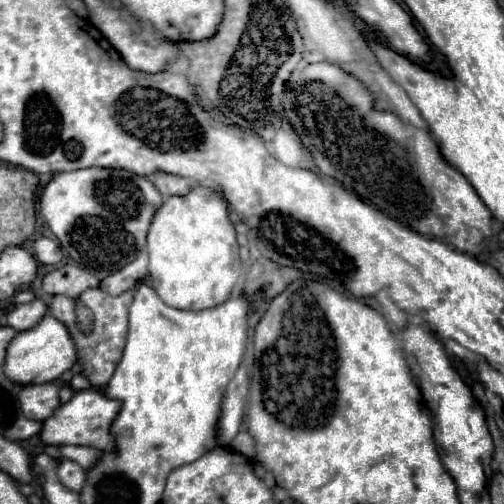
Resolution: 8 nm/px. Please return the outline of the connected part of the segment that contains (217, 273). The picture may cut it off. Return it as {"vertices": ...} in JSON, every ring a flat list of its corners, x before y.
{"vertices":[[194,187,186,195,166,197,148,231,150,281,162,301,178,309,208,309,224,303,236,289,240,257,228,203,220,191]]}

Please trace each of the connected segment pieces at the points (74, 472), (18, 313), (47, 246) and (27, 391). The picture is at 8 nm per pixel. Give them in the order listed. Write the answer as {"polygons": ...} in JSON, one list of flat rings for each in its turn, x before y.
{"polygons":[[[56,459,58,463,58,479,64,487,68,487,70,491,80,493,80,489,84,487,84,477,86,471,72,459]],[[36,297,28,303,16,305,12,311,6,313,6,319,8,319,10,327,14,327,18,331,26,331,26,329,32,329,44,315,46,315,46,305,42,299]],[[42,235,42,237,34,239,32,247,34,247,38,261,42,261,44,265,54,265,54,263,62,261,62,249,54,239,48,239]],[[40,383,40,385,24,385,20,387,18,399,22,405,22,413,28,419,48,419,62,403,58,397,56,383]]]}

